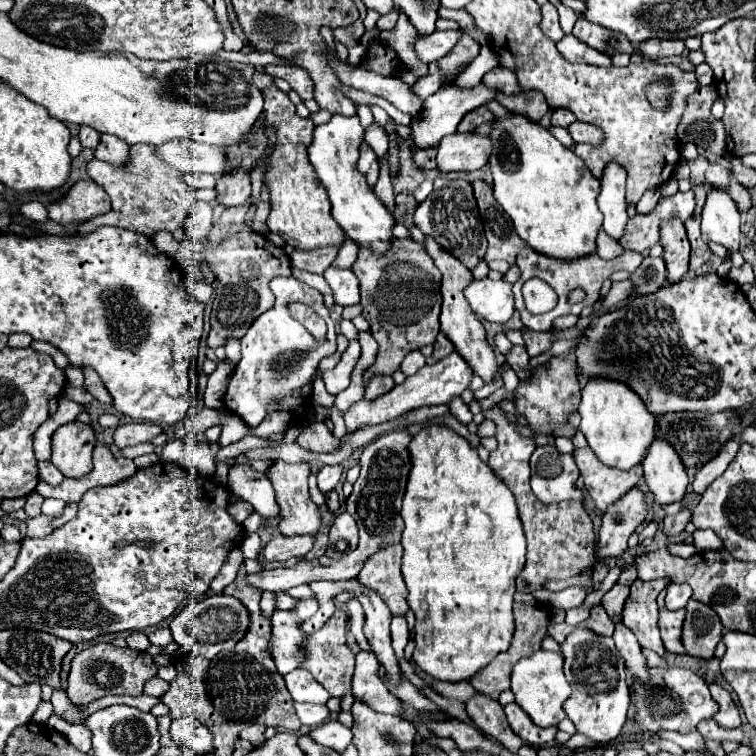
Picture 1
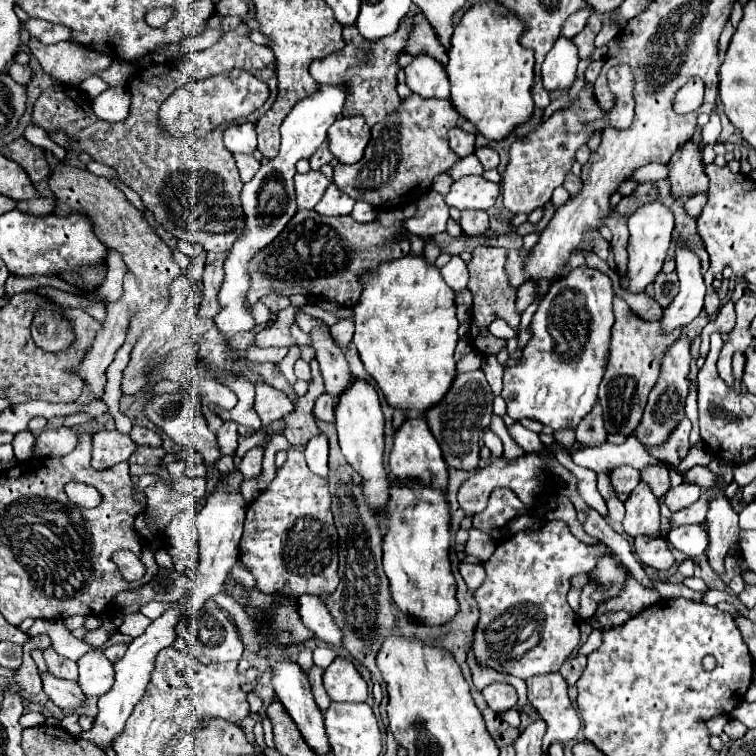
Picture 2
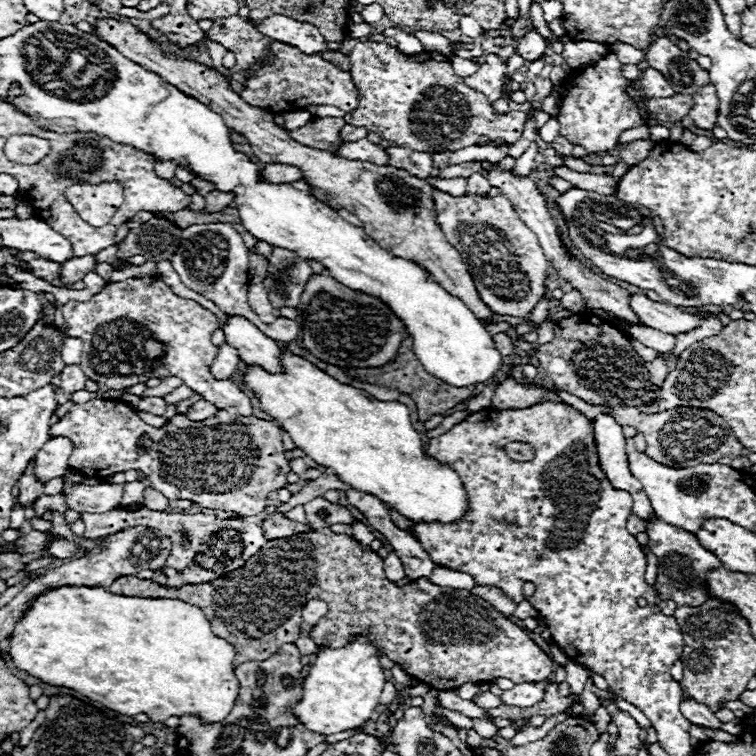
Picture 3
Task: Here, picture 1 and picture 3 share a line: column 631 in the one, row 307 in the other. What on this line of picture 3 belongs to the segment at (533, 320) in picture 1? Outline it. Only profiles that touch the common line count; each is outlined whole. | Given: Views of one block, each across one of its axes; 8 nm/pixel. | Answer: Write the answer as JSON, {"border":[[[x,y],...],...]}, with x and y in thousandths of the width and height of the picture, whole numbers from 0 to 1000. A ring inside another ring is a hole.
{"border":[[[347,373],[331,376],[331,381],[328,381],[328,402],[341,415],[341,421],[347,426],[360,429],[365,423],[365,418],[360,415],[360,402],[354,397],[354,384],[352,384],[352,378]]]}

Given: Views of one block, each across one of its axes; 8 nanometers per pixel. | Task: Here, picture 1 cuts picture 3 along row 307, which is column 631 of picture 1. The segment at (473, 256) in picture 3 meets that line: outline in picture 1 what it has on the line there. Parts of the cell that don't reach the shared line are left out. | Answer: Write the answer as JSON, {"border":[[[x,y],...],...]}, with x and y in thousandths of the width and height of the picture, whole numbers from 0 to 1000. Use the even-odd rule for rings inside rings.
{"border":[[[847,646],[831,648],[820,661],[810,664],[799,683],[794,698],[794,717],[788,722],[791,738],[823,735],[831,725],[831,712],[847,693],[852,693],[857,683],[854,675],[854,653]]]}

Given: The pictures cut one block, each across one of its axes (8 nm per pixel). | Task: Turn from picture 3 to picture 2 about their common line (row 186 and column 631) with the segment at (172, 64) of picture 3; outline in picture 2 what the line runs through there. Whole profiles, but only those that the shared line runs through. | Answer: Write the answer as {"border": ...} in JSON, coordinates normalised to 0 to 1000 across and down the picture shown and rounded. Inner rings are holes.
{"border":[[[823,394],[812,397],[812,418],[815,418],[815,426],[810,431],[807,476],[804,476],[804,489],[794,508],[791,526],[799,542],[802,571],[831,577],[847,561],[857,521],[873,497],[876,474],[881,463],[889,458],[889,452],[899,444],[902,434],[894,434],[886,442],[878,442],[872,425],[849,426]]]}

